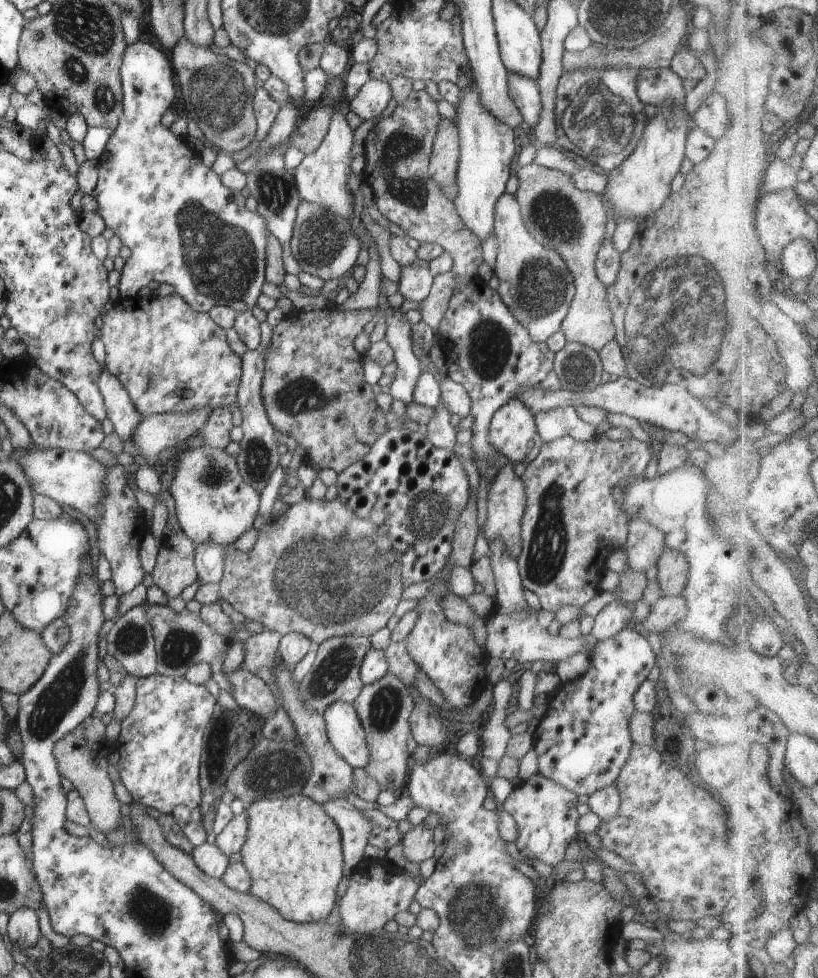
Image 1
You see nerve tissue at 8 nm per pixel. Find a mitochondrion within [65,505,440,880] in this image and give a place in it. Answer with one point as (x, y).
(340, 576)

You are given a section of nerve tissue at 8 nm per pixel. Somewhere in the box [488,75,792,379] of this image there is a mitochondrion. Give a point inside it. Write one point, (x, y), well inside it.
(599, 121)

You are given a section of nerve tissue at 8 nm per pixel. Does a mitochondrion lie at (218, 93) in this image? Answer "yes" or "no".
yes

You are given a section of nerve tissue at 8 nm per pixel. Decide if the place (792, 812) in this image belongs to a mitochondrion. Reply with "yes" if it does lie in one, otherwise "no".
no

